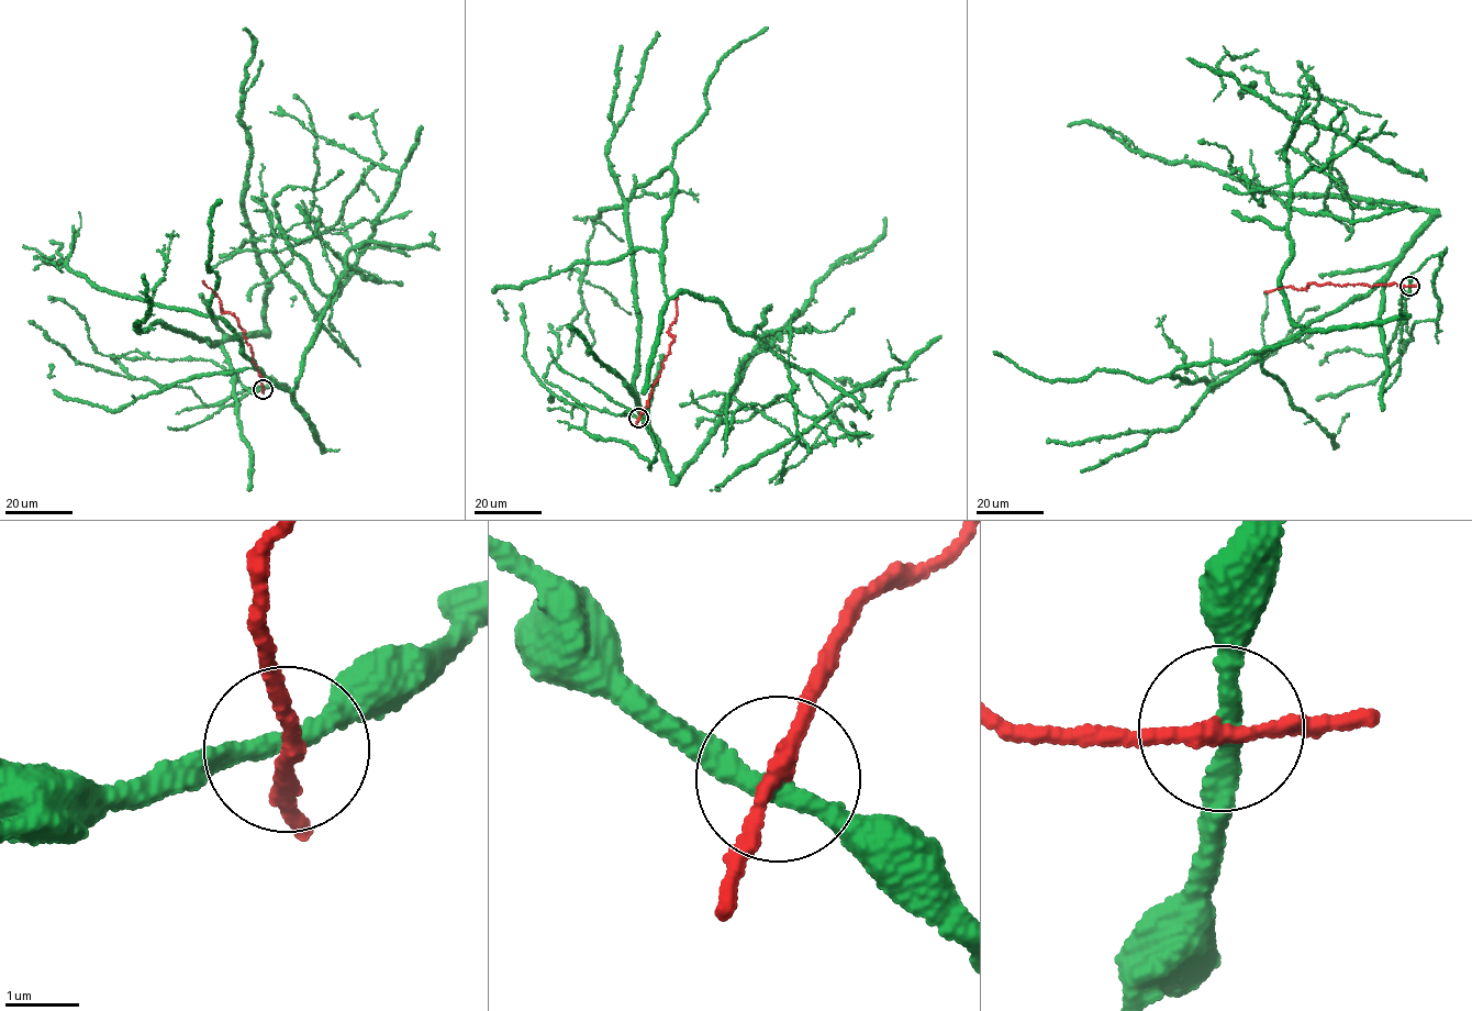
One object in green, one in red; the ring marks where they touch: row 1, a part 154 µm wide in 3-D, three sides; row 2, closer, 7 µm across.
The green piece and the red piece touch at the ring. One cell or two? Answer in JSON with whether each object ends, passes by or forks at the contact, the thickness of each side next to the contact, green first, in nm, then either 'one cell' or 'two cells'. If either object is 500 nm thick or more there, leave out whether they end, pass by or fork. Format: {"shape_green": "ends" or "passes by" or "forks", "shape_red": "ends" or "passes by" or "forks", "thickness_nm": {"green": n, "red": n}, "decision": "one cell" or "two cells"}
{"shape_green": "passes by", "shape_red": "passes by", "thickness_nm": {"green": 280, "red": 200}, "decision": "two cells"}

